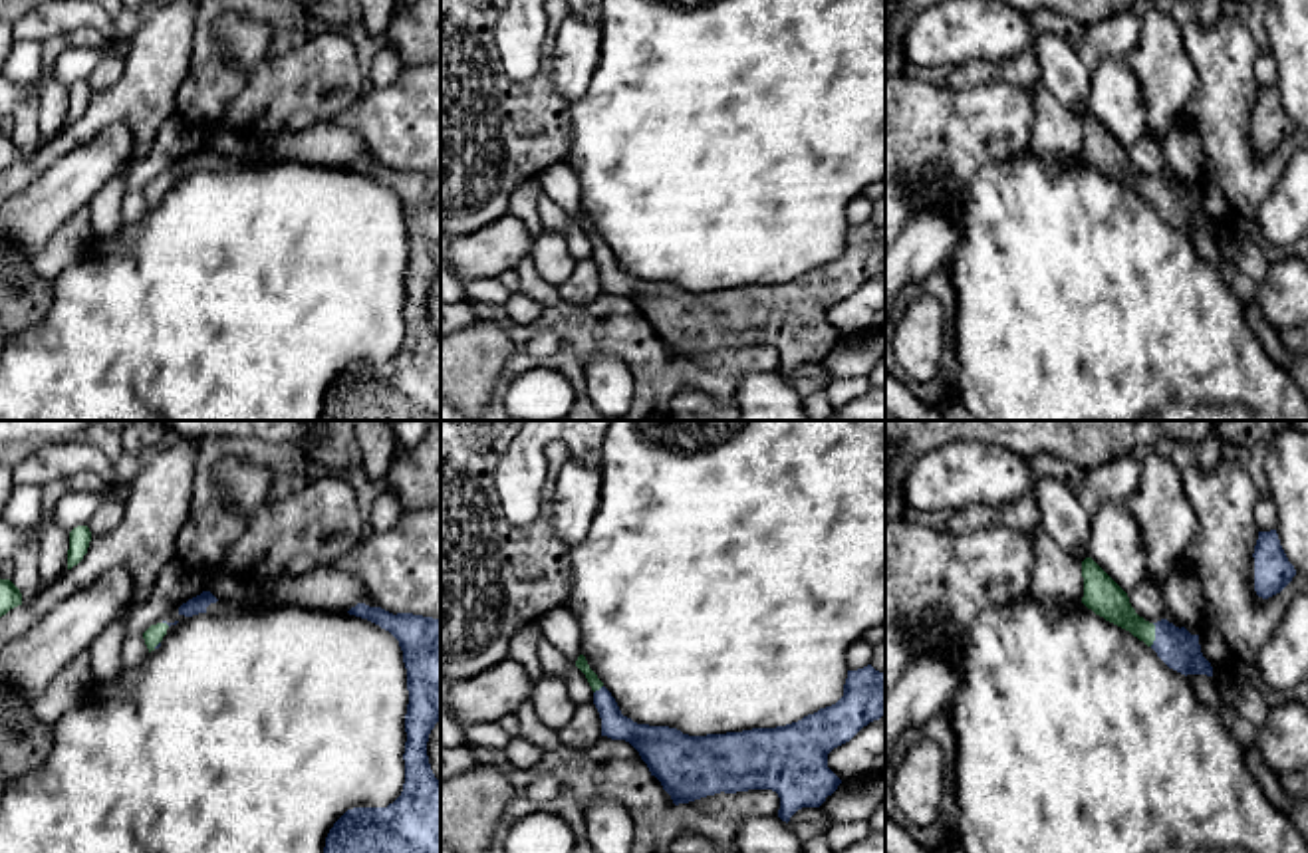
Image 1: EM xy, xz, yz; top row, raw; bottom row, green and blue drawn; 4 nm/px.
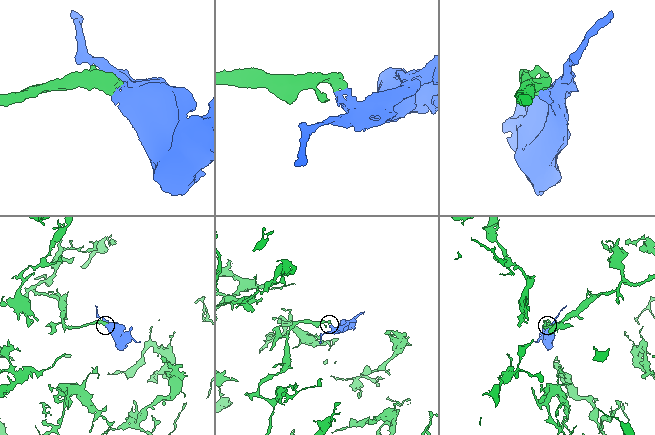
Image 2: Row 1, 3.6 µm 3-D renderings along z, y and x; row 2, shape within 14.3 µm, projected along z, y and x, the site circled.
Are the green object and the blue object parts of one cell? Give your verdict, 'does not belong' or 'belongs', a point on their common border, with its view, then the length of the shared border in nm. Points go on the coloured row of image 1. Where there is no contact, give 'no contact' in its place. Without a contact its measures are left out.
belongs | yz (1154, 635) | 100 nm

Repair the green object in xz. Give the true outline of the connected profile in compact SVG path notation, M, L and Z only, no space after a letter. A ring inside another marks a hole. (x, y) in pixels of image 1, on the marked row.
M584 655L576 667L593 690L601 736L629 742L675 805L720 792L772 790L780 797L778 817L786 823L802 807L820 807L842 784L828 768L828 754L885 716L885 674L867 665L848 670L836 704L798 722L689 736L623 716Z

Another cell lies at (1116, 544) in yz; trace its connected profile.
M1104 504L1090 516L1086 553L1125 593L1137 589L1147 573L1143 536L1125 504Z

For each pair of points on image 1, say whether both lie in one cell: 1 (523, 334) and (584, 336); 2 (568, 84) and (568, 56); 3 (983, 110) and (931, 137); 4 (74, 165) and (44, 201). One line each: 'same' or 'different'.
1: same
2: same
3: same
4: same

